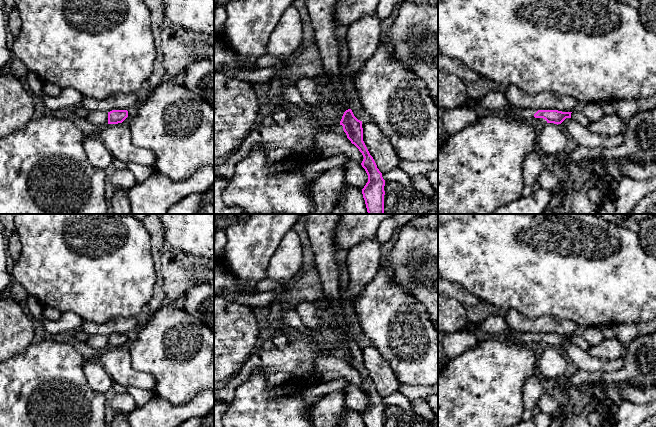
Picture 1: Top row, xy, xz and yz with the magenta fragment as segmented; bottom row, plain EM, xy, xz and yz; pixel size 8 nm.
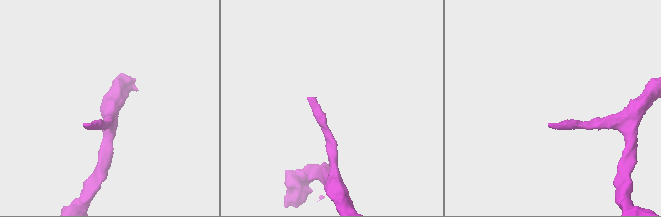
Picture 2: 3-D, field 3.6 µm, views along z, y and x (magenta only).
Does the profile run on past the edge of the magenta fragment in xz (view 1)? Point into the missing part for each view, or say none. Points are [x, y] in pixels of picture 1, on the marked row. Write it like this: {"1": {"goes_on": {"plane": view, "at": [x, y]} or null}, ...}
{"1": {"goes_on": null}}

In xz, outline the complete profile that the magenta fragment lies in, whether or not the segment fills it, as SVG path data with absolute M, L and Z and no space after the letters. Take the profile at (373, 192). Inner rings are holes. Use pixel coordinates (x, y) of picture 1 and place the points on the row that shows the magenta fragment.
M348 109L344 112L340 125L343 126L347 138L364 157L361 165L368 175L368 182L362 189L362 194L367 212L368 214L384 214L385 180L363 141L362 121L354 116L351 109Z

